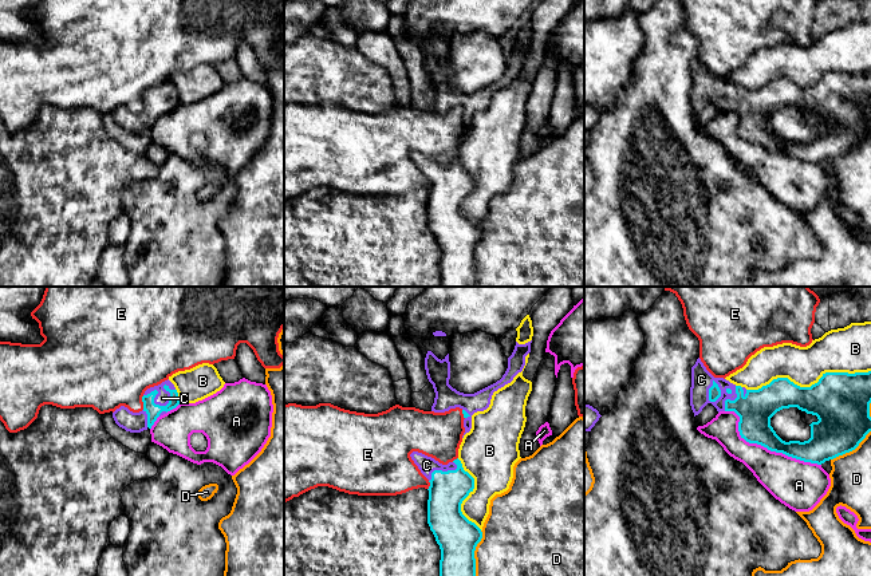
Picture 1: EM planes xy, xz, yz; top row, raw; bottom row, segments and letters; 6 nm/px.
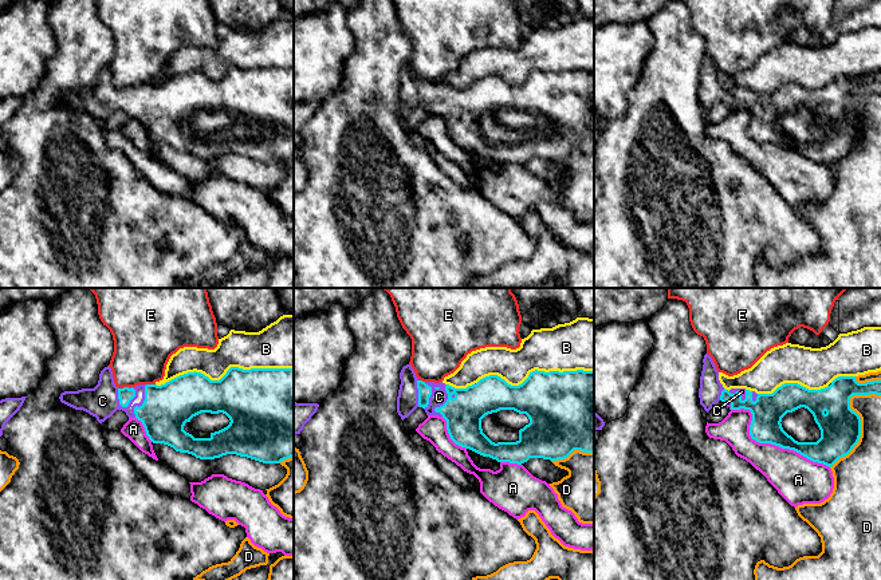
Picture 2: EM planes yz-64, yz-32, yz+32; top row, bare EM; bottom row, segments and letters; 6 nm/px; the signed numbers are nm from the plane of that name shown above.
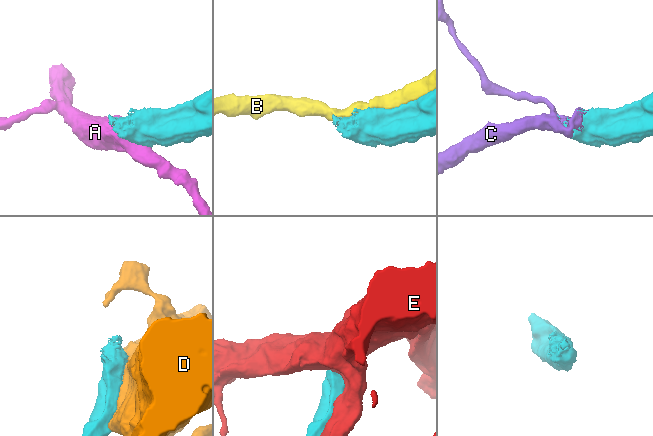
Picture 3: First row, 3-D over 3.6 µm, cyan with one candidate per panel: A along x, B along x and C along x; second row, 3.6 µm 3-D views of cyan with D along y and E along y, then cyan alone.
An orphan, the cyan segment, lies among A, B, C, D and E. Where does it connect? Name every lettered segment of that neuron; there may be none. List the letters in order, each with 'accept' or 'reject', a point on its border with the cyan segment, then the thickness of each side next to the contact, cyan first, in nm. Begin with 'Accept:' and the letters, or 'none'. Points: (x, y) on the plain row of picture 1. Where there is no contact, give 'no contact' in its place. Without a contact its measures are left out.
Accept: C
A: reject; meets cyan in yz at (765, 146); 200 nm thick on the cyan side, 280 nm on the other
B: reject; meets cyan in yz at (808, 87); 340 nm thick on the cyan side, 240 nm on the other
C: accept; meets cyan in xy at (157, 105); 90 nm thick on the cyan side, 80 nm on the other
D: reject; meets cyan in xz at (475, 259); 240 nm thick on the cyan side, 500 nm on the other
E: reject; meets cyan in xy at (142, 101); 90 nm thick on the cyan side, 440 nm on the other

